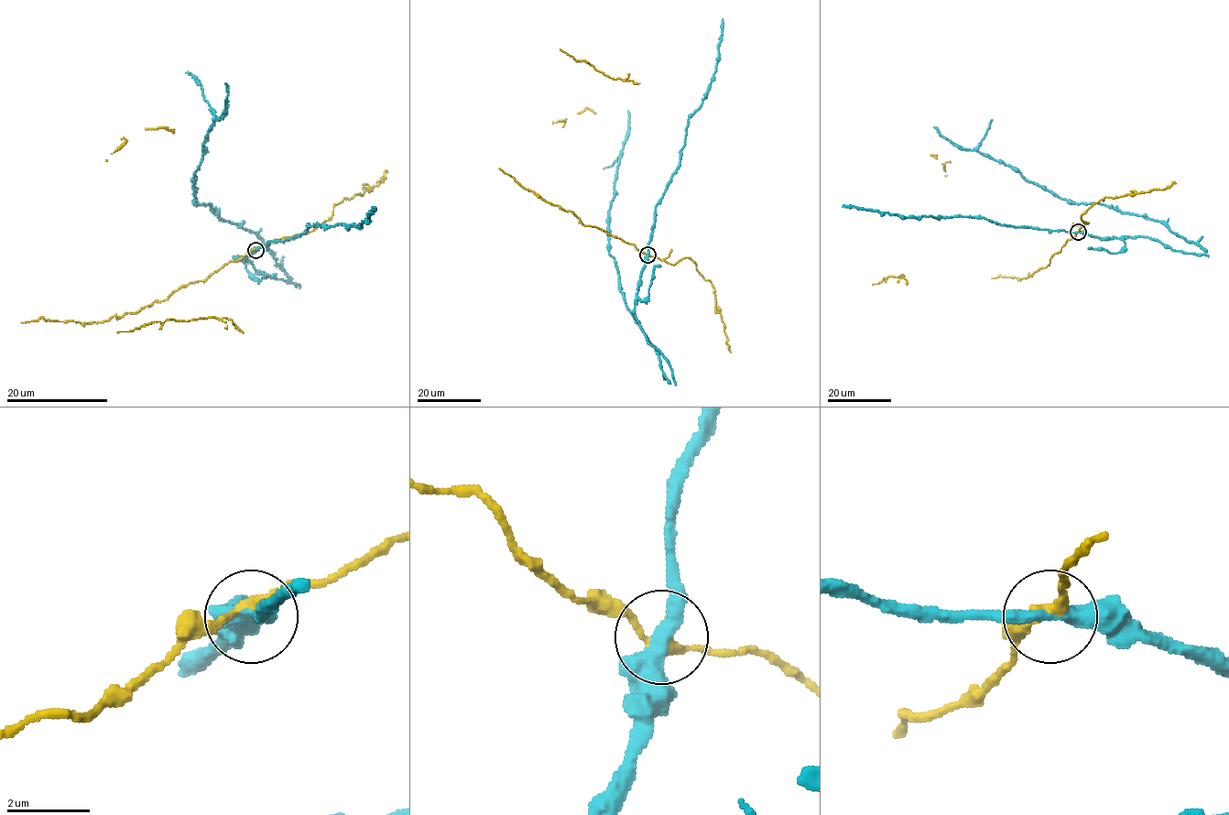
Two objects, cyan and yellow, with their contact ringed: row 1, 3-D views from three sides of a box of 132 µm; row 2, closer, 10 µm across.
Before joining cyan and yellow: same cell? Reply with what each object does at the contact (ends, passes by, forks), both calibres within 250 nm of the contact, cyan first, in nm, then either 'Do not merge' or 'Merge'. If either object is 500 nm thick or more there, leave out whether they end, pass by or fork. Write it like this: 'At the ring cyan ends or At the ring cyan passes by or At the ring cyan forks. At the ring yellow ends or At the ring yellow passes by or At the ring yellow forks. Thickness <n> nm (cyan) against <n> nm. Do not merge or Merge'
At the ring cyan passes by. At the ring yellow passes by. Thickness 360 nm (cyan) against 260 nm. Do not merge

